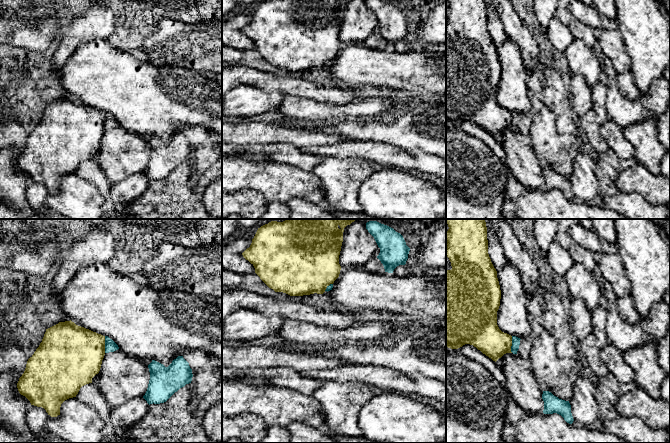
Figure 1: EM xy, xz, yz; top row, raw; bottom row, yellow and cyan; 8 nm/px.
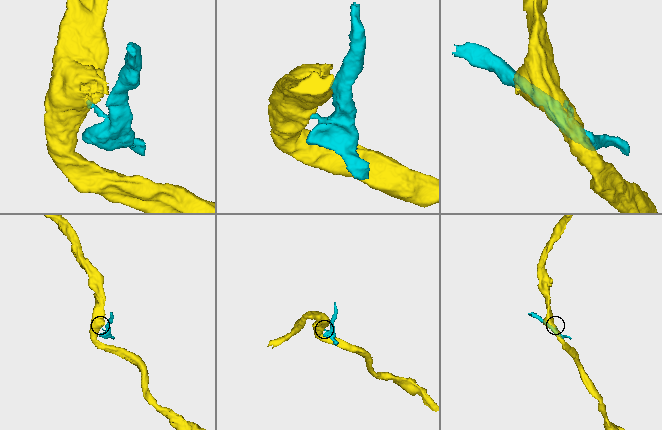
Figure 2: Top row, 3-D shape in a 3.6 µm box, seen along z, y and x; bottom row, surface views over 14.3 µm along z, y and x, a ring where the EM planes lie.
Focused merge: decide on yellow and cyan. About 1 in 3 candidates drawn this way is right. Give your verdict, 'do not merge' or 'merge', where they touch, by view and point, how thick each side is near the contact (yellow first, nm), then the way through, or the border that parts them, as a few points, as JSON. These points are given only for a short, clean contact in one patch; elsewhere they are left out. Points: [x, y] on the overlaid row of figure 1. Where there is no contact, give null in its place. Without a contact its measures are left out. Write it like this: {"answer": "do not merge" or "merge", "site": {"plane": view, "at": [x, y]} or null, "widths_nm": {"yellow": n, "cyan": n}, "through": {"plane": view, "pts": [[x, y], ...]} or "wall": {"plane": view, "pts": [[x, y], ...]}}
{"answer": "do not merge", "site": {"plane": "xy", "at": [104, 344]}, "widths_nm": {"yellow": 440, "cyan": 100}, "wall": {"plane": "xy", "pts": [[104, 336], [105, 352]]}}

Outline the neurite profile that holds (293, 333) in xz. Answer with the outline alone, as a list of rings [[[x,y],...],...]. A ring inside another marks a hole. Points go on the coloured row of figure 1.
[[[284,319],[278,332],[284,345],[308,348],[314,345],[330,345],[336,342],[355,344],[379,342],[394,331],[401,334],[404,328],[388,321],[362,321],[347,328],[330,328],[312,323]]]

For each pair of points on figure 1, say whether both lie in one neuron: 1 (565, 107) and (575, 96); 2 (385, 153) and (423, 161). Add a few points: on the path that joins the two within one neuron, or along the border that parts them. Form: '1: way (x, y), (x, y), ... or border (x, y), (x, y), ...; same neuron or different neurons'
1: border (568, 93), (572, 111); different neurons
2: way (394, 157), (414, 161); same neuron

